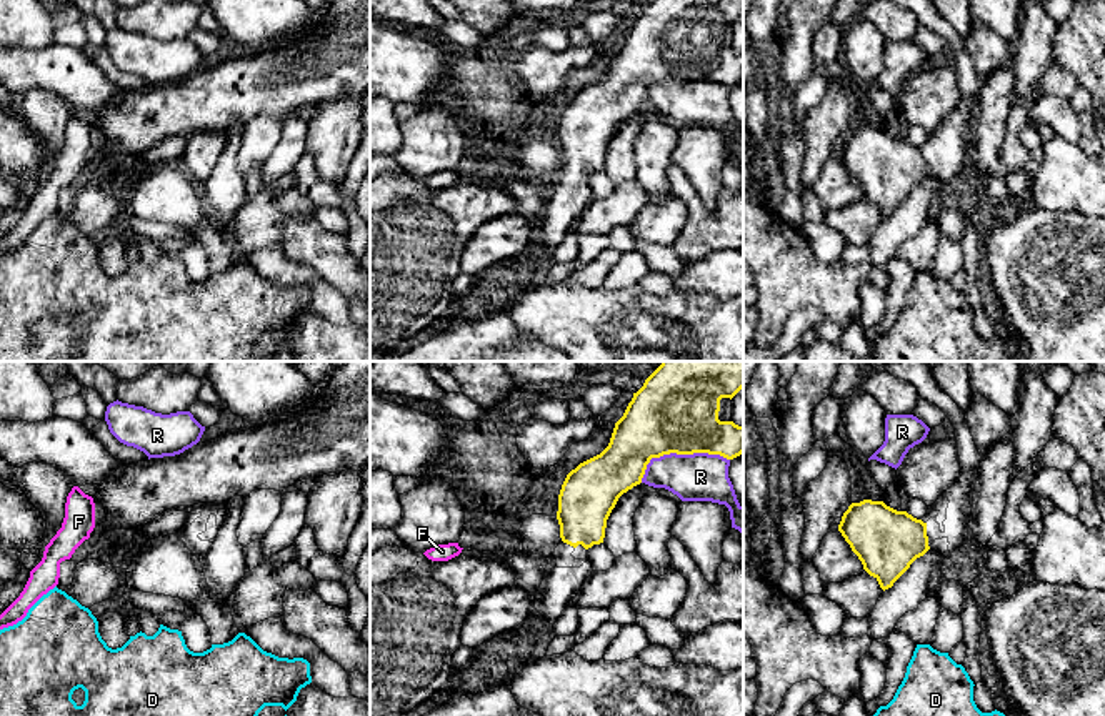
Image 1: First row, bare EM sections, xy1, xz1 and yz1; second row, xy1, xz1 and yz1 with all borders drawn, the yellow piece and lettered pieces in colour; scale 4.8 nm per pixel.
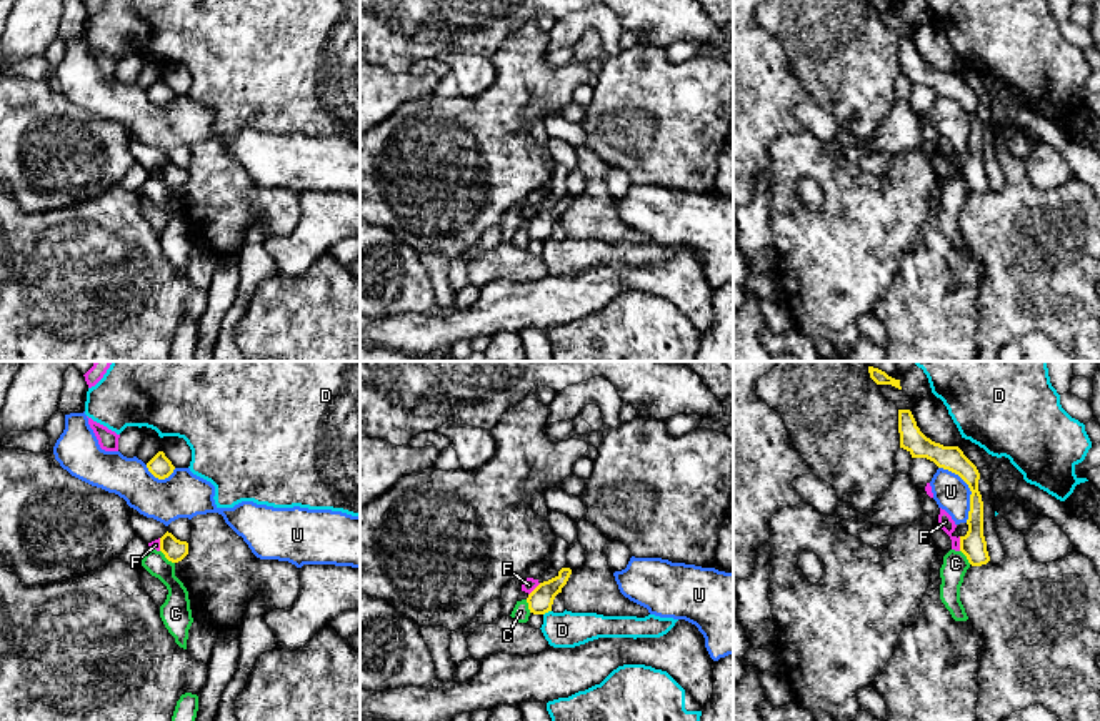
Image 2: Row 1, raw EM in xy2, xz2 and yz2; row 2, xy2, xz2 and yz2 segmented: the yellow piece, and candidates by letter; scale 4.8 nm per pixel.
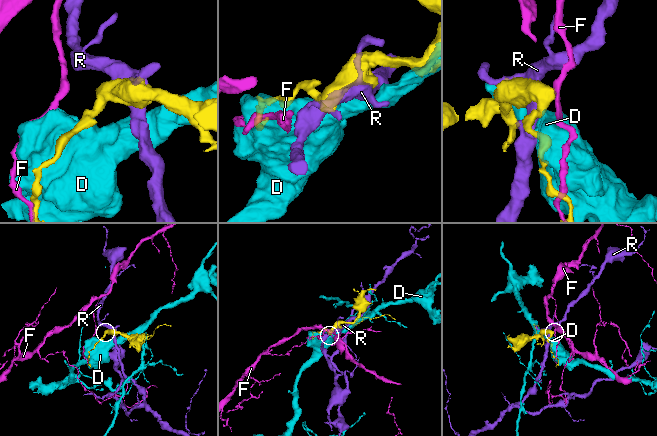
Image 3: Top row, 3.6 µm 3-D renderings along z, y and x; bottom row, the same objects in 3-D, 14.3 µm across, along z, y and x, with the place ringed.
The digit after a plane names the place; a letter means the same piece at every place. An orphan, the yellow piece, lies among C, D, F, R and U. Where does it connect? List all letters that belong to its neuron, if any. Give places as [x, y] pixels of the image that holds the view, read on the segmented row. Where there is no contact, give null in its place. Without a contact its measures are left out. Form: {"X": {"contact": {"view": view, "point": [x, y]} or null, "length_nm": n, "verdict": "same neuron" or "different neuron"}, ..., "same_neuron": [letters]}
{"C": {"contact": {"view": "xy2", "point": [167, 558]}, "length_nm": 100, "verdict": "different neuron"}, "D": {"contact": {"view": "xz2", "point": [547, 611]}, "length_nm": 50, "verdict": "different neuron"}, "F": {"contact": {"view": "yz2", "point": [960, 543]}, "length_nm": 70, "verdict": "different neuron"}, "R": {"contact": {"view": "xz1", "point": [679, 453]}, "length_nm": 440, "verdict": "different neuron"}, "U": {"contact": {"view": "yz2", "point": [970, 490]}, "length_nm": 300, "verdict": "different neuron"}, "same_neuron": []}

